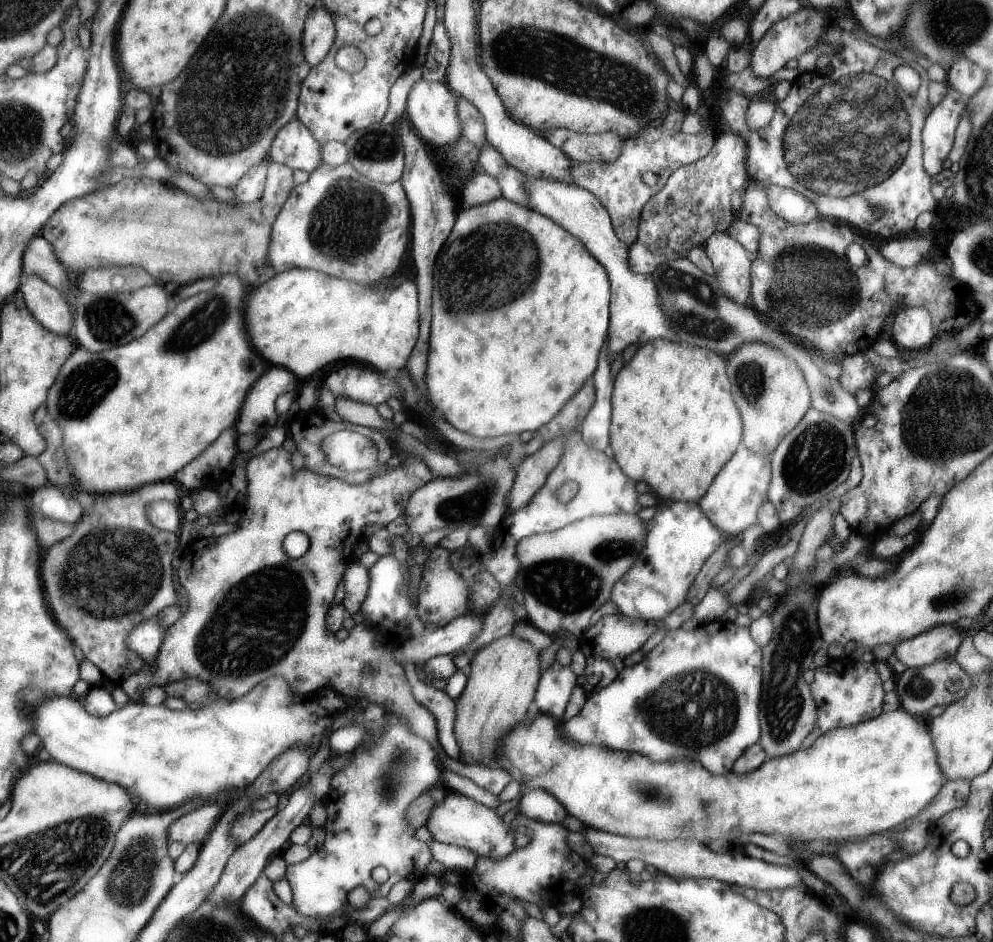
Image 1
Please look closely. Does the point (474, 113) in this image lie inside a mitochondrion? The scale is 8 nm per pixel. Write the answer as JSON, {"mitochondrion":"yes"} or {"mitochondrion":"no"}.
{"mitochondrion":"no"}

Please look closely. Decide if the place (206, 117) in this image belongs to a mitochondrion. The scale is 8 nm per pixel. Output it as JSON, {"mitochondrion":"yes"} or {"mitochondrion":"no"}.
{"mitochondrion":"yes"}

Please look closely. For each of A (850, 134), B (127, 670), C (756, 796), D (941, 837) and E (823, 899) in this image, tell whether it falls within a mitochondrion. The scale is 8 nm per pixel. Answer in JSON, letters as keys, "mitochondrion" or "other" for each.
{"A":"mitochondrion","B":"other","C":"other","D":"other","E":"other"}

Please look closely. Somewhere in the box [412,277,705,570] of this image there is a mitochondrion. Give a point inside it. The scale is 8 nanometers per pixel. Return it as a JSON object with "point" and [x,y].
{"point":[474,505]}

